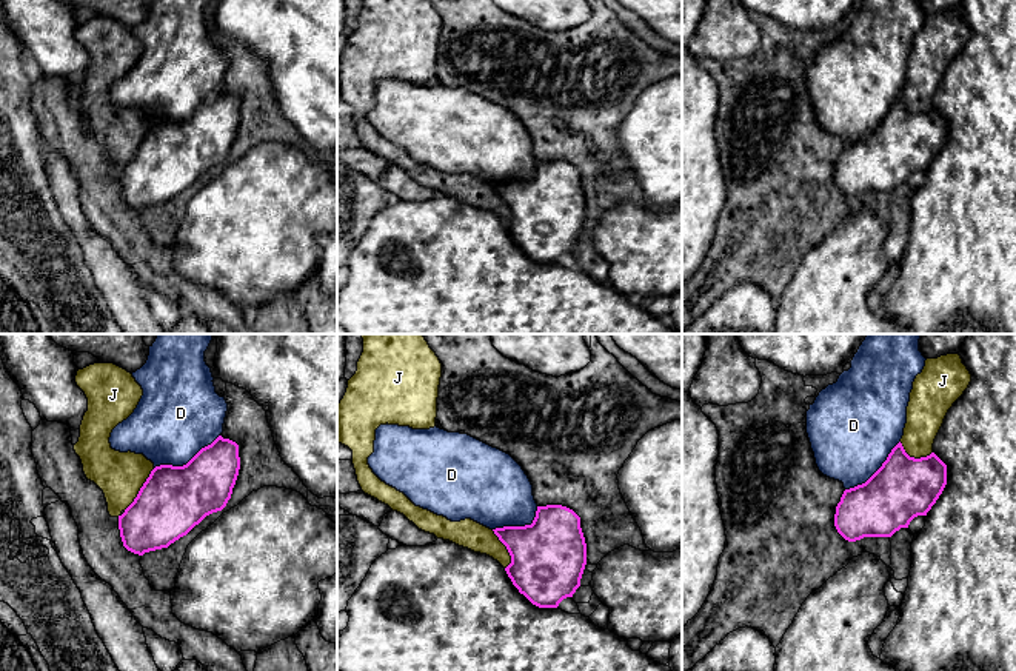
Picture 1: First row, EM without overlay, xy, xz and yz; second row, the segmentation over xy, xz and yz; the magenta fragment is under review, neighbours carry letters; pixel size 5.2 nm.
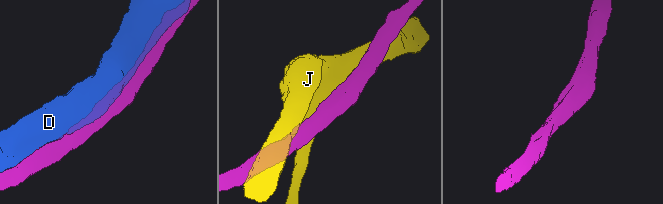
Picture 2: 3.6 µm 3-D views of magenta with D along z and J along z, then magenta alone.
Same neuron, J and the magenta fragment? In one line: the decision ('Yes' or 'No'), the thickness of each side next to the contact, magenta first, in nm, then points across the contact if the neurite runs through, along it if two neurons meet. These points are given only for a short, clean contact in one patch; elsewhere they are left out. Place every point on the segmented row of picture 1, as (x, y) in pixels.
No. Thickness 360 nm (magenta) against 240 nm

